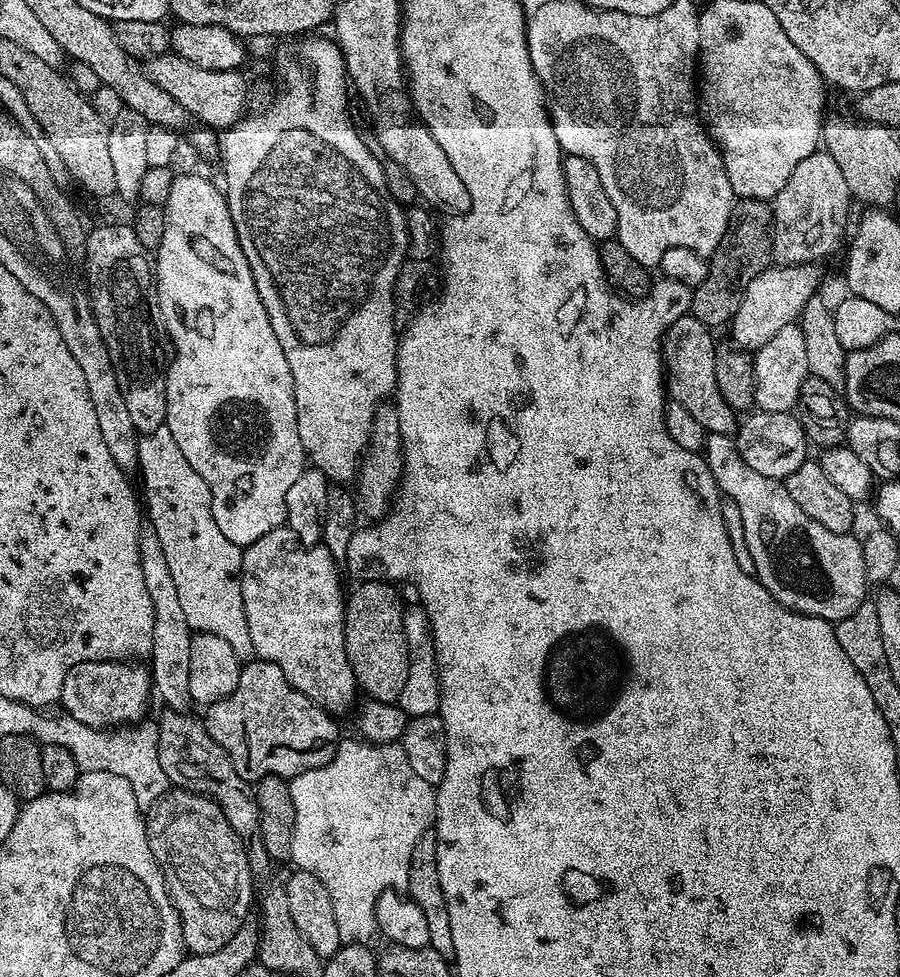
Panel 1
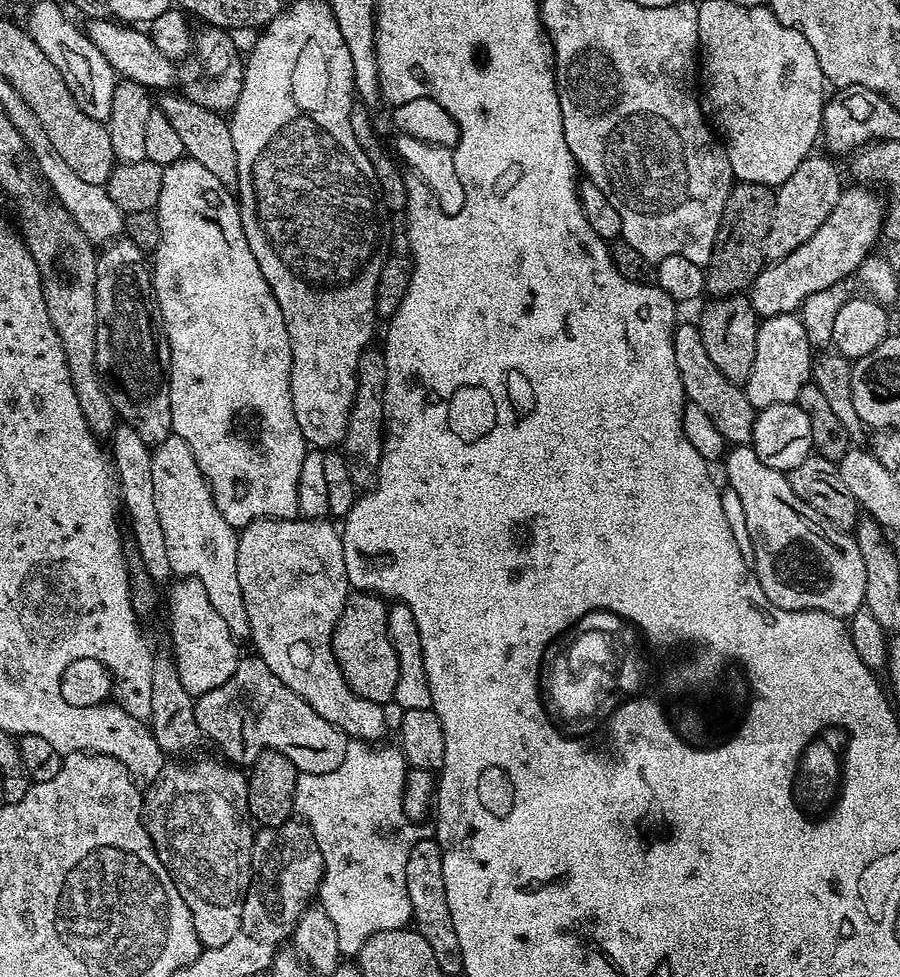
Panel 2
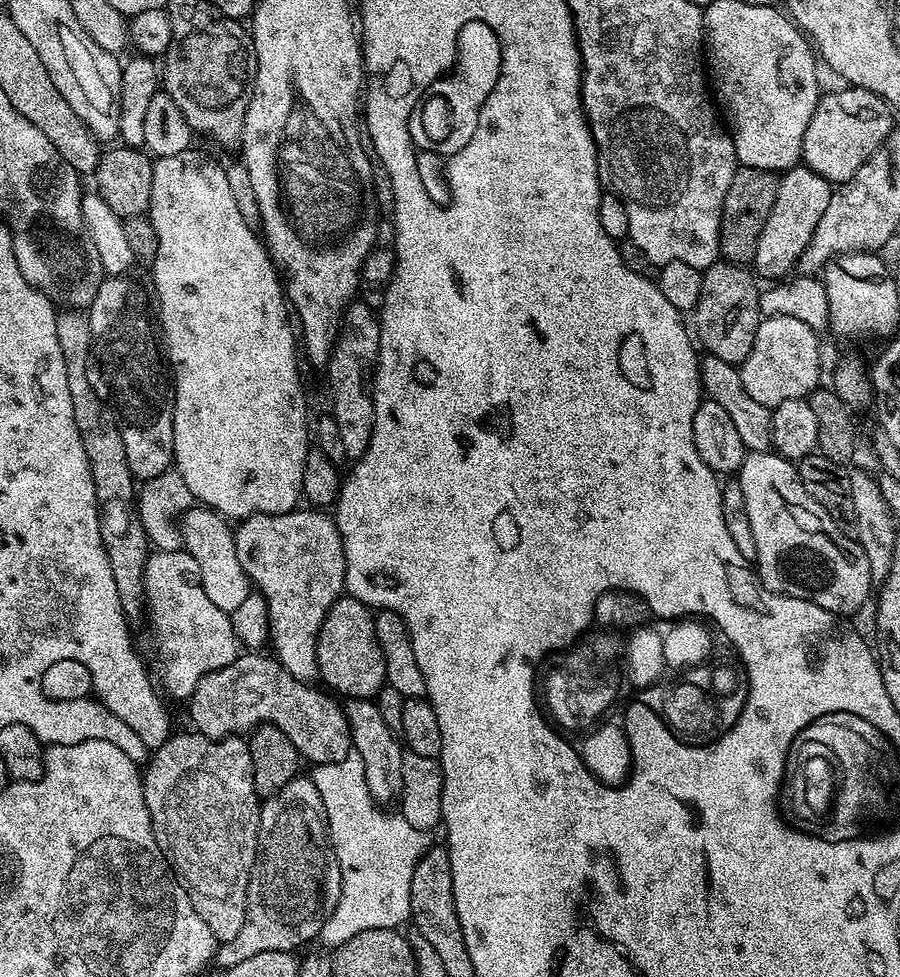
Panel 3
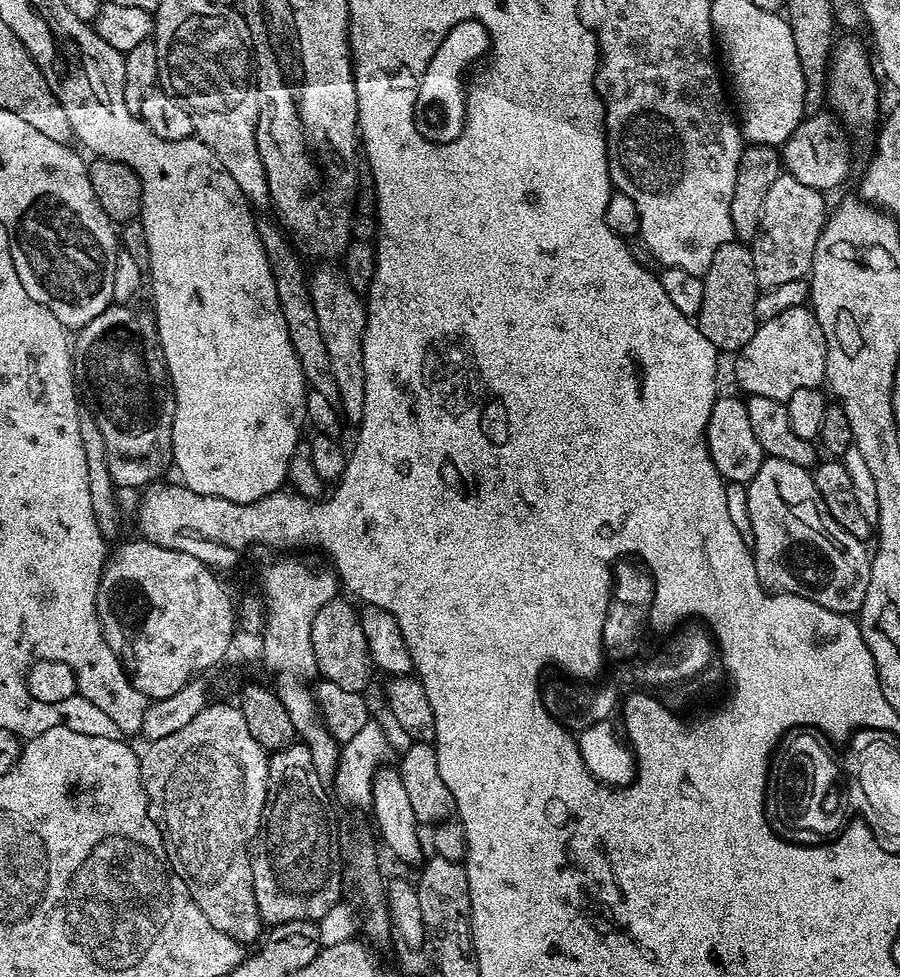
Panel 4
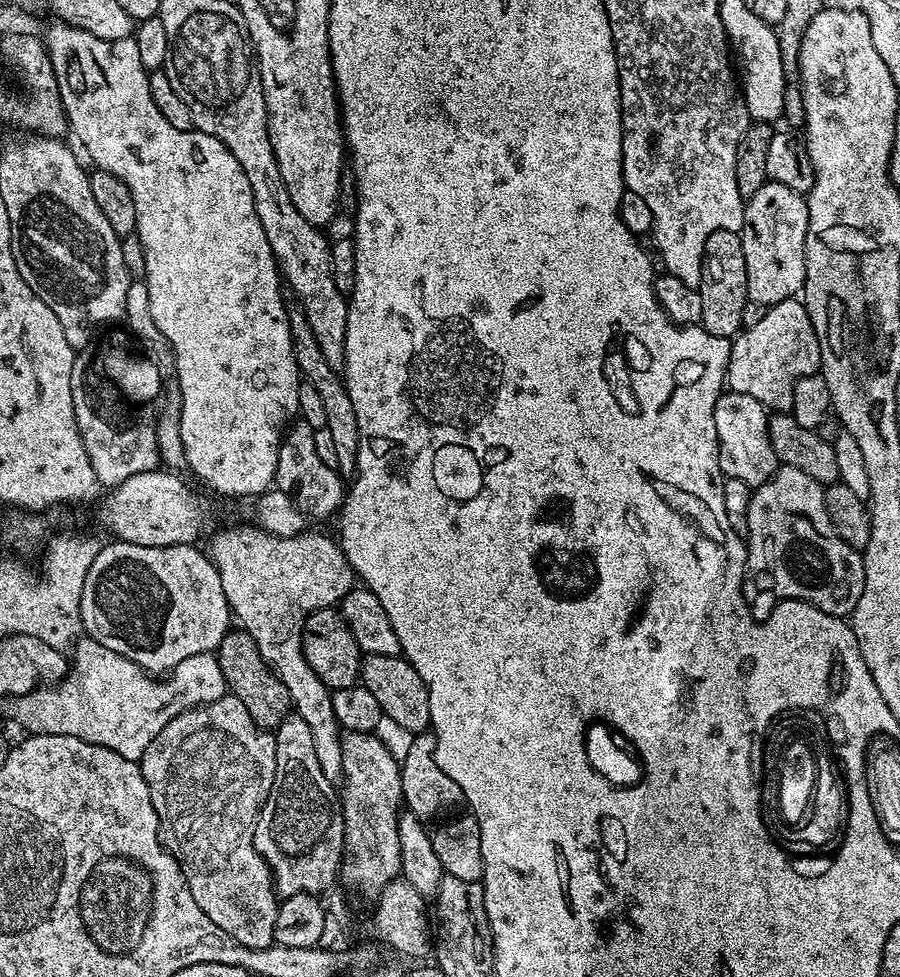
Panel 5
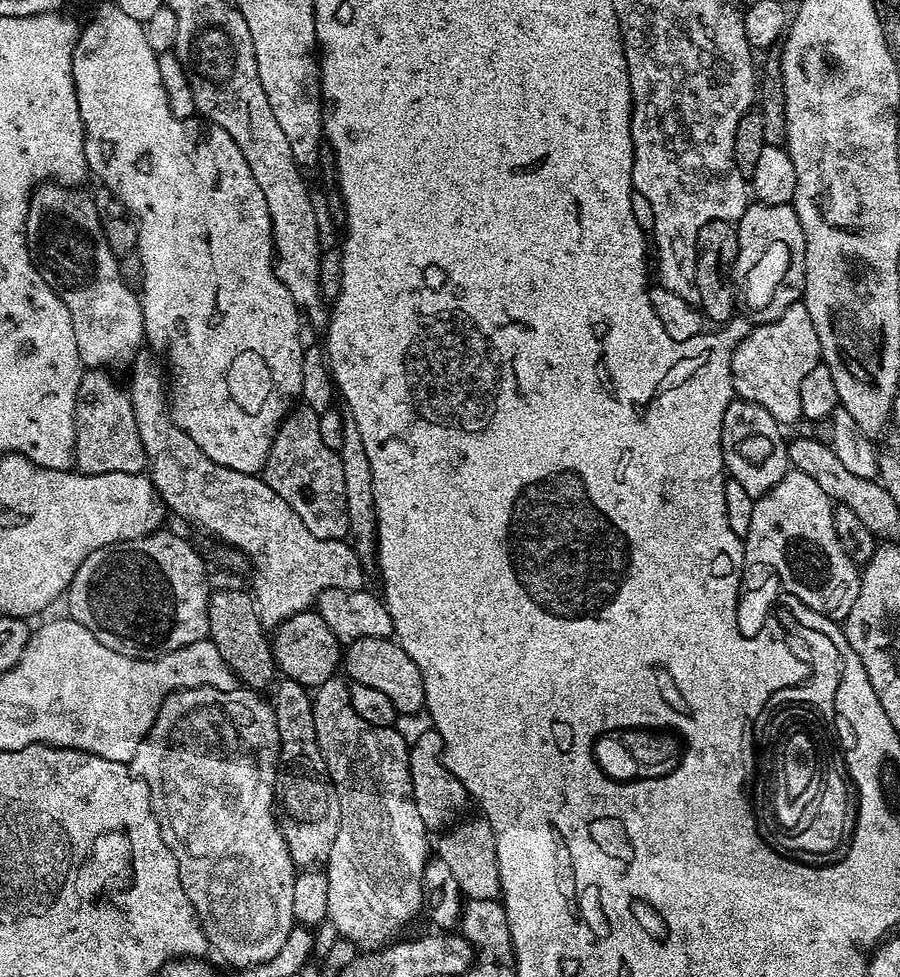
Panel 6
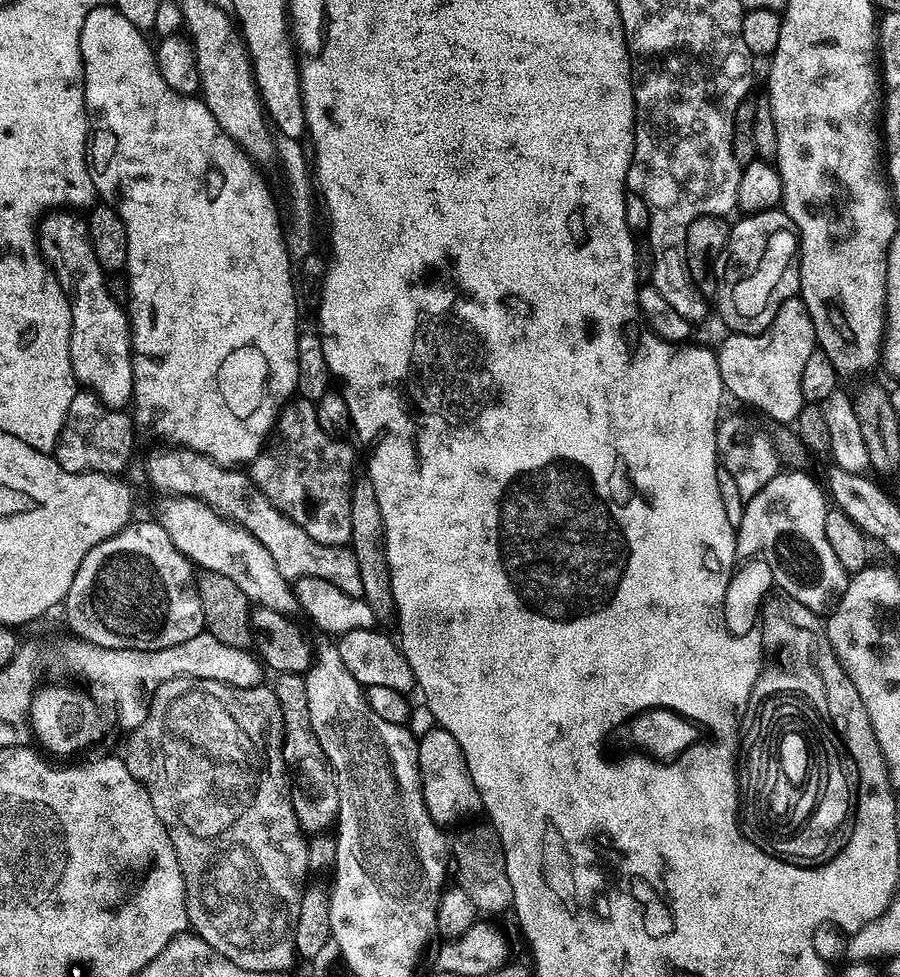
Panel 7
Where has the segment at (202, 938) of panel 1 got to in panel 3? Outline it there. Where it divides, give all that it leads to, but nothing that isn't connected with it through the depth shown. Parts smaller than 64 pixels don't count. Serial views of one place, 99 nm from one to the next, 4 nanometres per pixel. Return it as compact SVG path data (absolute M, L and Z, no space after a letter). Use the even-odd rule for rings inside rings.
M191 731L189 732L184 732L181 736L177 736L177 734L170 735L161 748L157 748L156 751L151 753L150 759L146 764L148 769L145 767L142 772L144 797L146 798L146 806L150 810L152 829L156 835L156 841L162 850L164 859L168 861L168 867L172 869L173 876L188 891L188 897L194 906L194 910L198 910L198 918L202 918L206 922L206 926L210 926L210 934L214 934L217 942L225 944L230 942L230 938L237 936L238 930L242 930L244 919L246 918L246 890L248 889L252 863L256 857L256 839L258 838L258 826L260 825L260 804L258 803L256 787L254 786L252 759L250 758L250 750L247 743L240 738L212 740L209 736L201 736L193 734Z

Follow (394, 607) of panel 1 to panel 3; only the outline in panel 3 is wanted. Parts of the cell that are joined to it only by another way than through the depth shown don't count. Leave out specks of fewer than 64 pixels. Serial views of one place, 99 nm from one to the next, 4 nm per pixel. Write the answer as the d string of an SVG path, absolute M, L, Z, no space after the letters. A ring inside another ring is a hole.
M342 594L330 606L316 639L316 671L337 697L372 700L385 691L388 671L378 642L376 618L373 609L357 596Z

